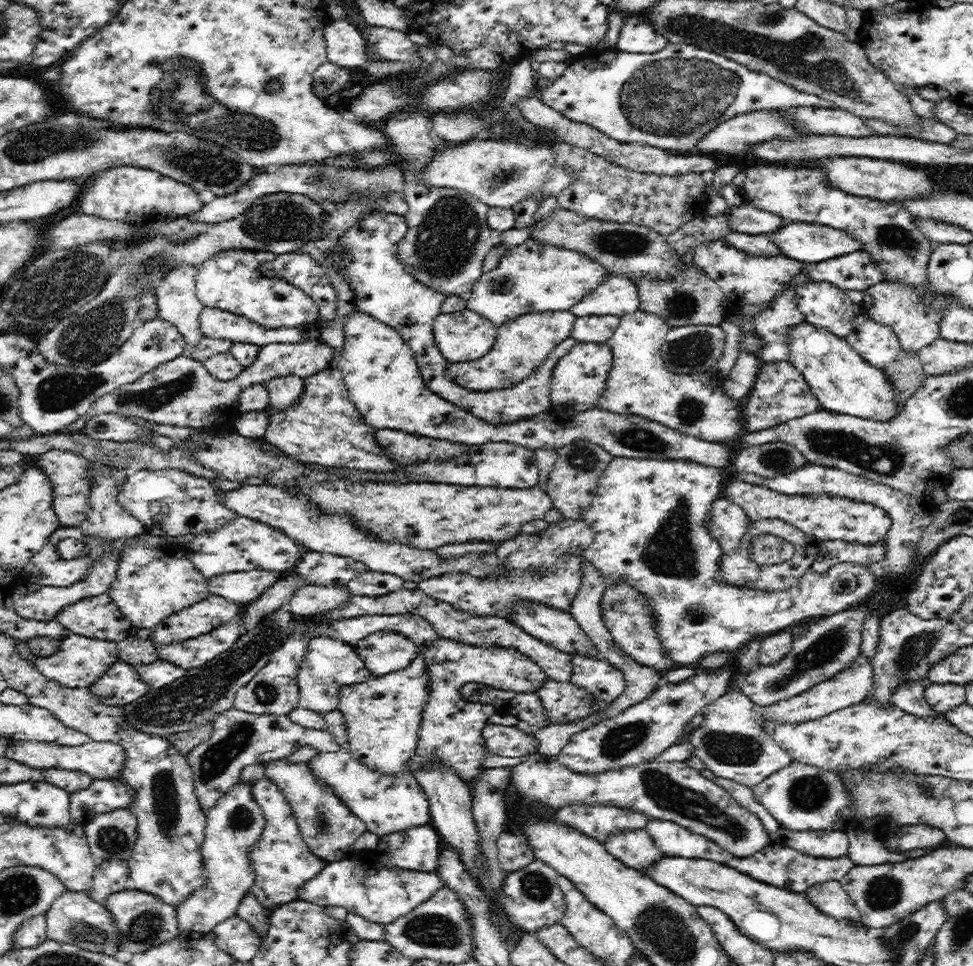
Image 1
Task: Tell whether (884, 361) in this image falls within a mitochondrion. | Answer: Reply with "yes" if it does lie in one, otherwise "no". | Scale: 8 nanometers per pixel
no

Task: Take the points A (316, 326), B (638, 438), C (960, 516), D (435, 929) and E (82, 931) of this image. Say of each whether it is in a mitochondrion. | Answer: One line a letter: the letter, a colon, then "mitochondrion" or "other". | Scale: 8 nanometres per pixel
A: other
B: mitochondrion
C: mitochondrion
D: mitochondrion
E: mitochondrion

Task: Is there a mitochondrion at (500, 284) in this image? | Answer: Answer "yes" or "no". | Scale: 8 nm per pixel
yes

